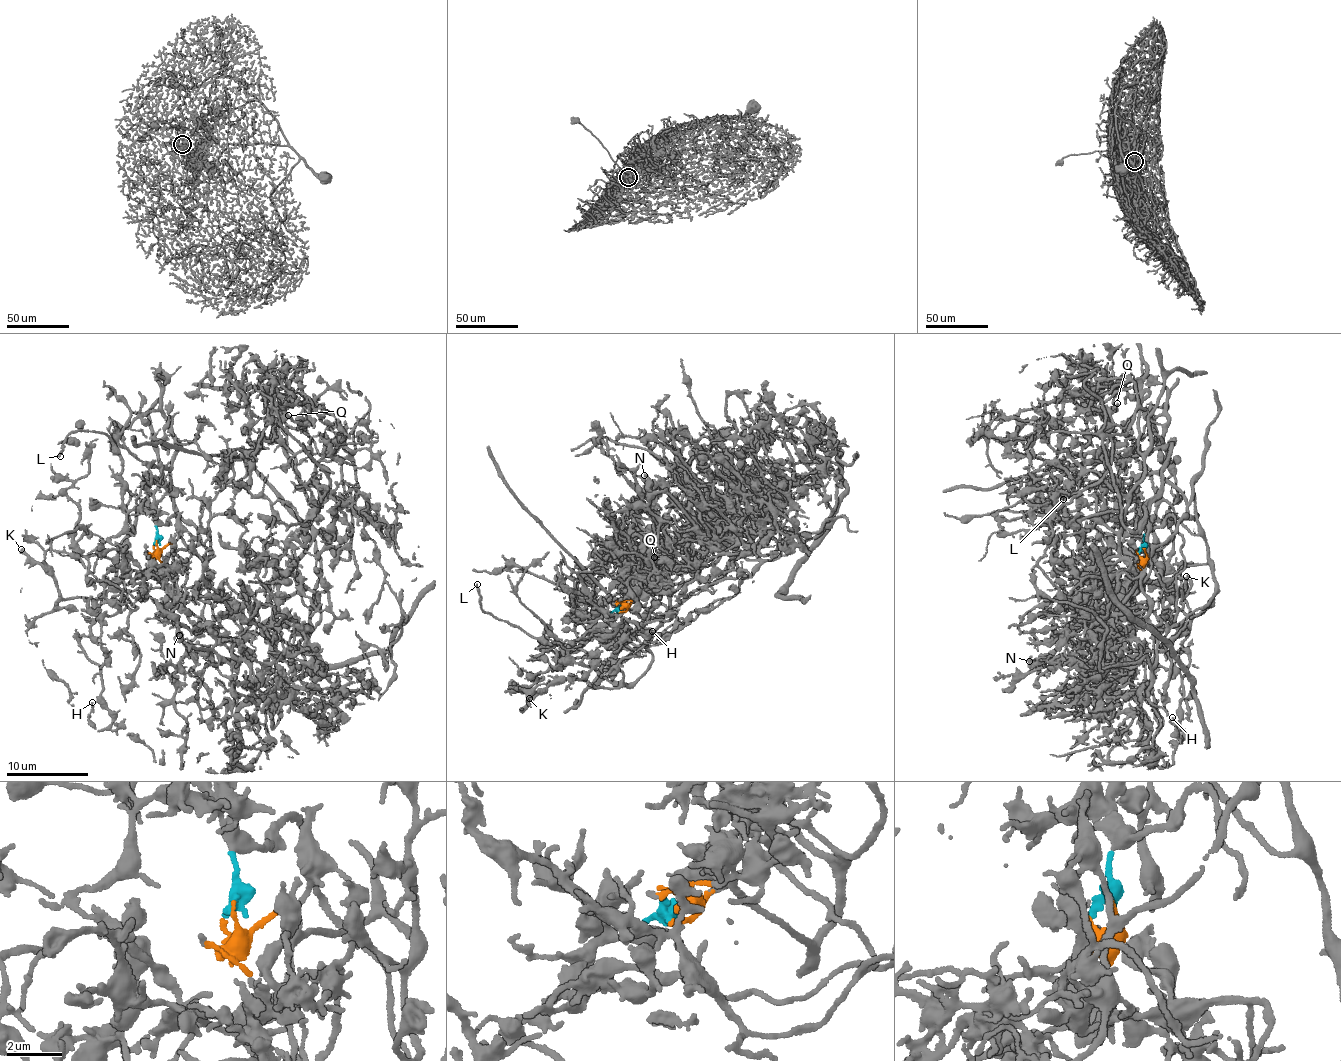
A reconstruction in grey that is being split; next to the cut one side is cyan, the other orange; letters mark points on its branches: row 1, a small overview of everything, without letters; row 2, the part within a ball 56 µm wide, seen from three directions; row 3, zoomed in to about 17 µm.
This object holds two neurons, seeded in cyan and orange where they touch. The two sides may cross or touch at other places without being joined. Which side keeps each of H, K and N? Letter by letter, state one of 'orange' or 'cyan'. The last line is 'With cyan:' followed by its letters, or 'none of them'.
H: orange
K: orange
N: cyan
With cyan: N

